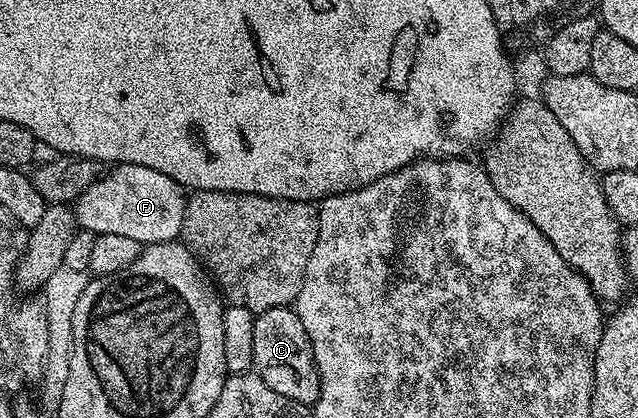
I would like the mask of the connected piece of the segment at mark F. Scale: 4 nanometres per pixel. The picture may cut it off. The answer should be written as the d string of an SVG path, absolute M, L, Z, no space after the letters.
M119 164L110 167L75 202L78 225L84 231L99 237L103 234L120 234L135 238L140 244L162 244L177 240L181 235L183 214L187 199L186 189L175 183L167 174L151 170L148 166Z

